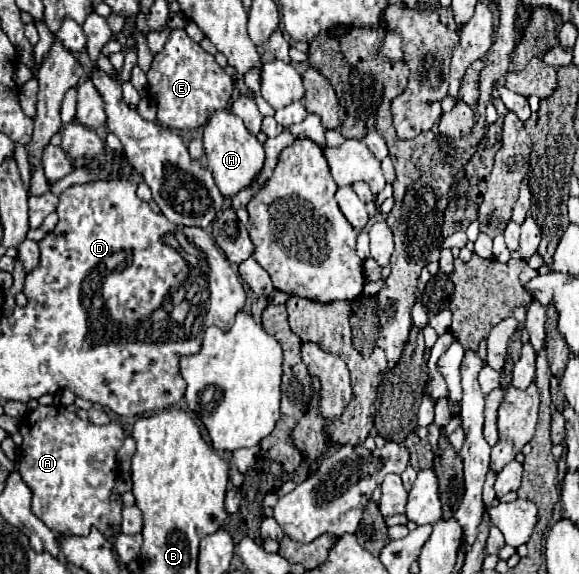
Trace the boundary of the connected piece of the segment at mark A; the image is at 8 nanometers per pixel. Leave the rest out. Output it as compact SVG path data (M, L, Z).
M38 406L22 422L24 442L20 446L18 470L22 472L24 482L32 490L32 512L56 534L78 534L86 536L90 526L96 526L104 536L120 534L120 512L122 502L112 496L114 480L118 476L116 452L124 442L124 432L118 422L106 426L96 426L92 422L80 420L74 412L68 412L64 406Z

